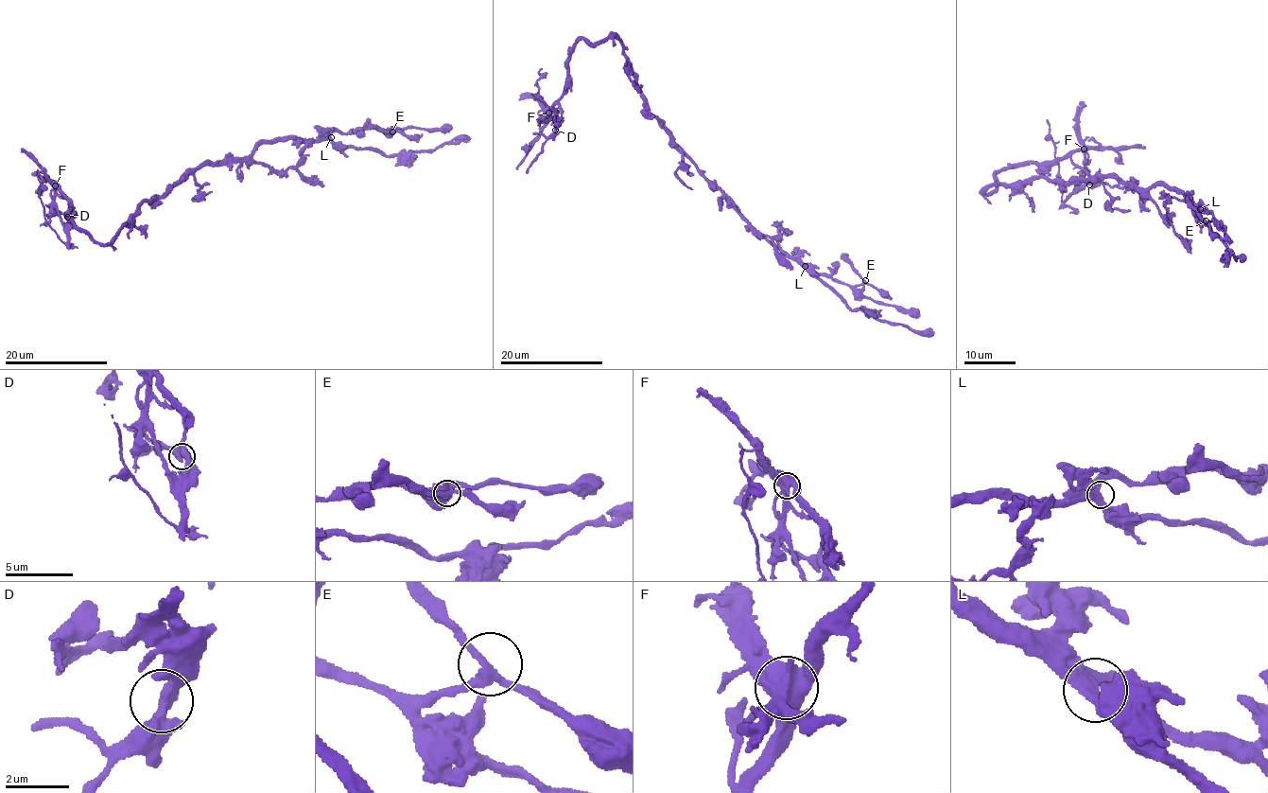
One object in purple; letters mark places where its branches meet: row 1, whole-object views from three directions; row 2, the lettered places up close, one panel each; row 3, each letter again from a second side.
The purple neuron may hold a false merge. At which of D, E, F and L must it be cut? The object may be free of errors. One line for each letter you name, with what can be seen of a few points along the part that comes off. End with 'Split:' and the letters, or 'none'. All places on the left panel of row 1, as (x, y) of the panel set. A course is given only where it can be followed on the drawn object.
F: Course of the part to remove: (55, 186), (54, 206), (67, 237), (65, 242), (45, 219), (39, 191), (40, 171)
Split: F

